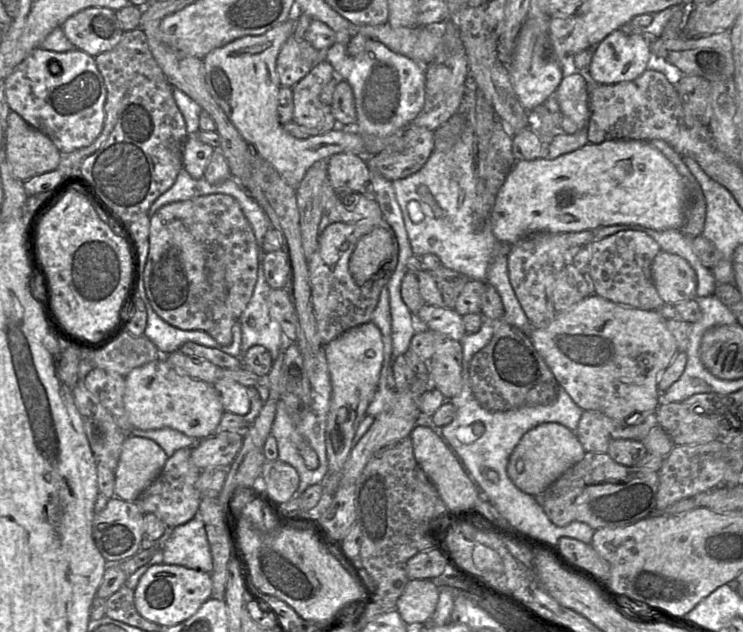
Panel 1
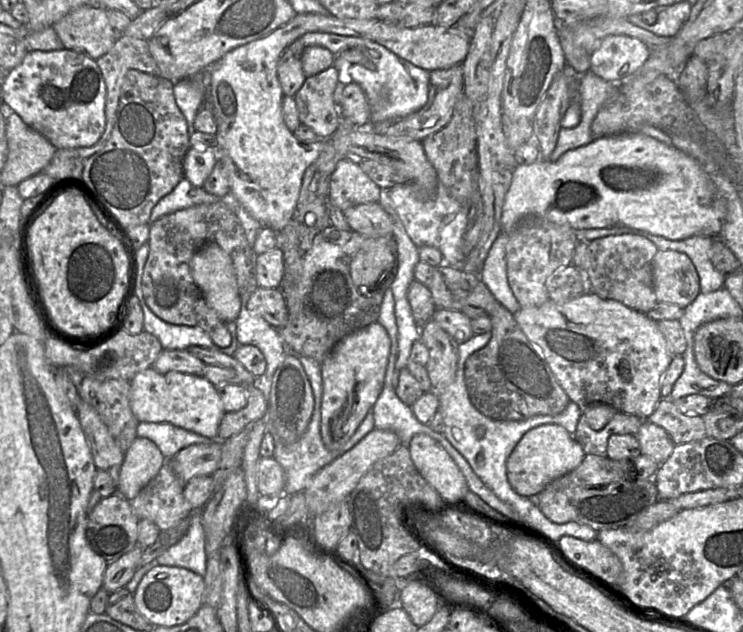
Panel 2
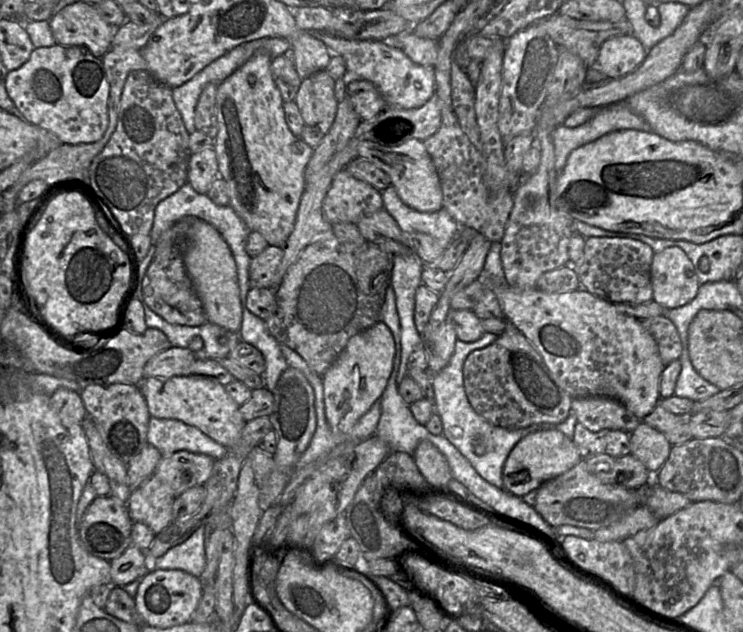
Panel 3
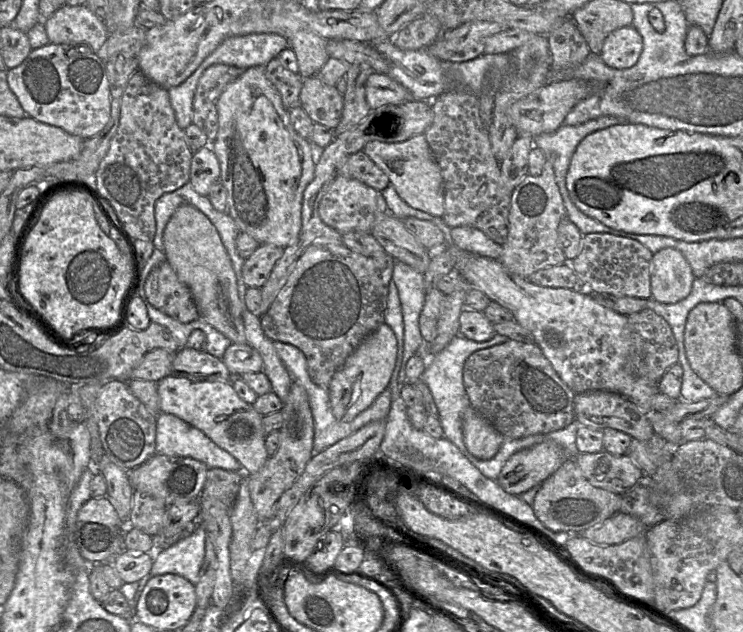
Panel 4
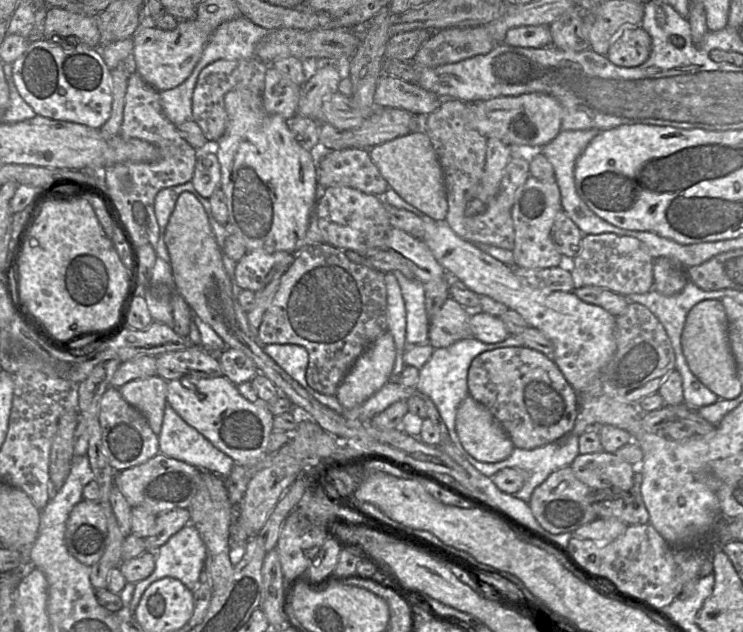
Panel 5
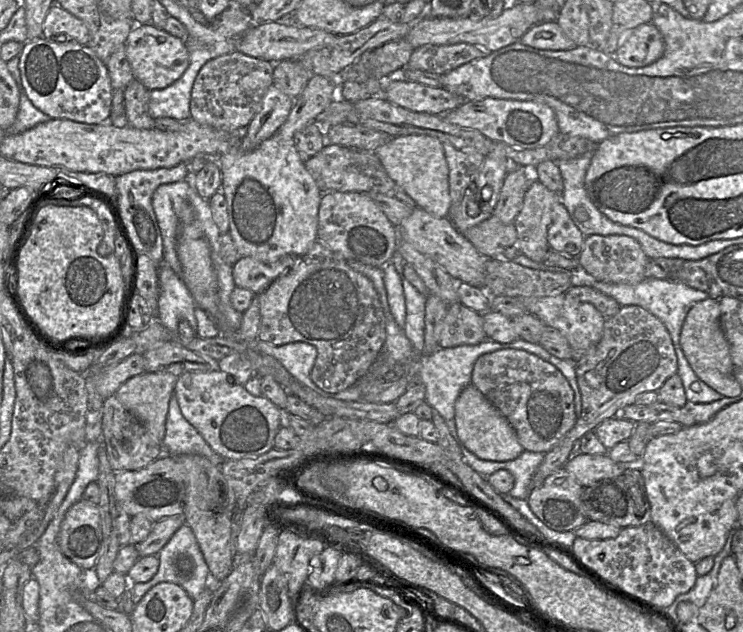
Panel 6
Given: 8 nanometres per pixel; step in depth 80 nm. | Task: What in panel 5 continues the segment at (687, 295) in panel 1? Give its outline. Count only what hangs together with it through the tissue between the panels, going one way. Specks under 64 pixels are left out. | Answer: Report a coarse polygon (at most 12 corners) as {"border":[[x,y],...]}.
{"border":[[670,257],[654,259],[653,289],[664,296],[683,290],[686,268]]}

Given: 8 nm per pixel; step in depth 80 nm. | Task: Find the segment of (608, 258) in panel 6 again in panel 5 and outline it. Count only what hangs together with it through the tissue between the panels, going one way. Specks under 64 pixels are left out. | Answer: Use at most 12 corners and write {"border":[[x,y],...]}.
{"border":[[614,233],[584,235],[570,269],[628,296],[653,288],[654,258]]}

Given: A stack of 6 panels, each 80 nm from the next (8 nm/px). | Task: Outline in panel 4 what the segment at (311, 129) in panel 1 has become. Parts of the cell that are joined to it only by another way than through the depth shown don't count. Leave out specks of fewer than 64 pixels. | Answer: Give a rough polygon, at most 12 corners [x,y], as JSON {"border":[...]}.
{"border":[[314,75],[299,105],[313,123],[334,129],[344,95]]}

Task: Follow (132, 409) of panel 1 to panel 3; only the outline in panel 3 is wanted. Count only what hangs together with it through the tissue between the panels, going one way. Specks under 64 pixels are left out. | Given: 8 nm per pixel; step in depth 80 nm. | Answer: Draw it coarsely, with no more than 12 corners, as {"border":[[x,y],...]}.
{"border":[[143,377],[151,417],[195,426],[226,448],[246,422],[224,385]]}

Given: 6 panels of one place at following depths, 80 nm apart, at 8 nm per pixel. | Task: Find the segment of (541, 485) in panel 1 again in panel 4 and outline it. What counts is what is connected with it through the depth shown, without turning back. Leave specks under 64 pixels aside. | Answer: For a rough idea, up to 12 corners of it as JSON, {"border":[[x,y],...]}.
{"border":[[555,442],[514,453],[497,482],[521,495],[542,484],[568,458]]}

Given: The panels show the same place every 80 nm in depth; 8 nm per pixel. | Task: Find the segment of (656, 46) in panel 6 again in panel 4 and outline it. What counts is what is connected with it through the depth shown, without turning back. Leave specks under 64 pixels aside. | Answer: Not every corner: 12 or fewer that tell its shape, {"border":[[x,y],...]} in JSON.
{"border":[[632,26],[612,32],[600,58],[614,69],[634,67],[643,39]]}

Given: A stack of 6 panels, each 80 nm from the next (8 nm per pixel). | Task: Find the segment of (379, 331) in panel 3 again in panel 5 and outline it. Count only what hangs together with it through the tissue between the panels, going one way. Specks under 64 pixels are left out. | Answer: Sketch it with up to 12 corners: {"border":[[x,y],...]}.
{"border":[[387,330],[335,393],[353,409],[388,381],[396,359]]}

